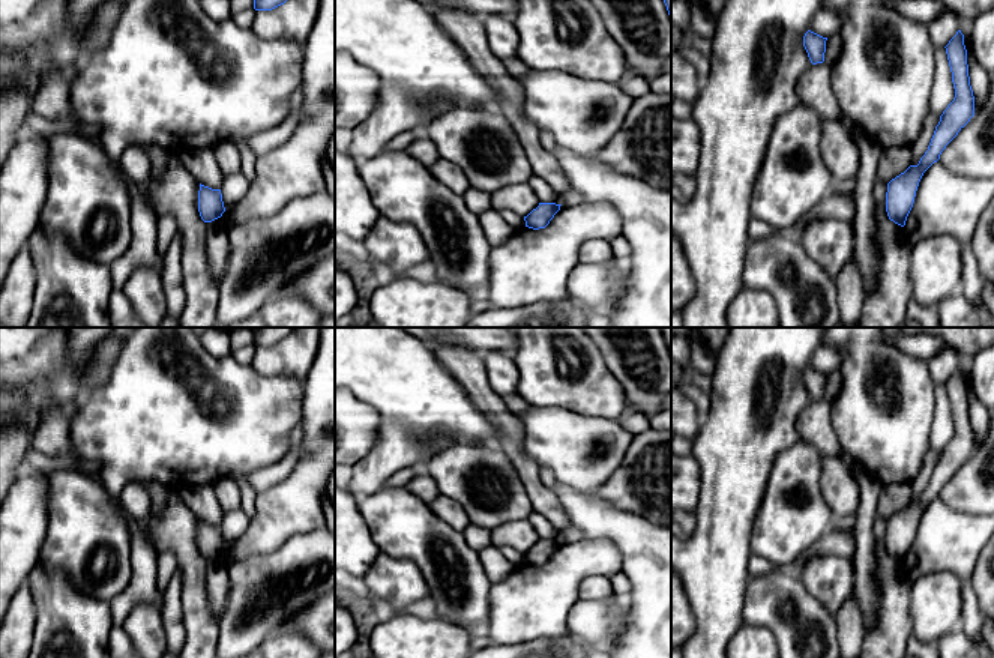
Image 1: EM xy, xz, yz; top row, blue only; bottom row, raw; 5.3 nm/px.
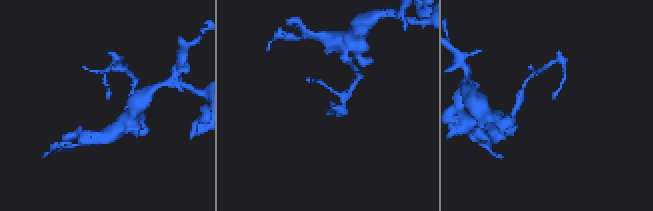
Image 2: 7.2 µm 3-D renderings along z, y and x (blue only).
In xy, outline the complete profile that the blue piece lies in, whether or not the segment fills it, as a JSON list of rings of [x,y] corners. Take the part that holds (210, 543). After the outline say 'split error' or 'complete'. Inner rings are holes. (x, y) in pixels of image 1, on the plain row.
[[[200,520],[198,548],[204,559],[212,559],[225,548],[221,526],[212,526]]]; complete

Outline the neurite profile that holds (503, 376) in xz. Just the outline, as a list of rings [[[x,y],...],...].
[[[488,352],[483,362],[486,365],[486,377],[494,392],[502,398],[515,395],[520,373],[514,362],[512,353]]]

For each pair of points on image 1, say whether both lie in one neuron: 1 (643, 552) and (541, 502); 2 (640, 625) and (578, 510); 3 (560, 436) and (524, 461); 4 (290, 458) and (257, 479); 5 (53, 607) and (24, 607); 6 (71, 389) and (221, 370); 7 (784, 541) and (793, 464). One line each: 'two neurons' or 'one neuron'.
1: two neurons
2: one neuron
3: two neurons
4: one neuron
5: two neurons
6: two neurons
7: one neuron

